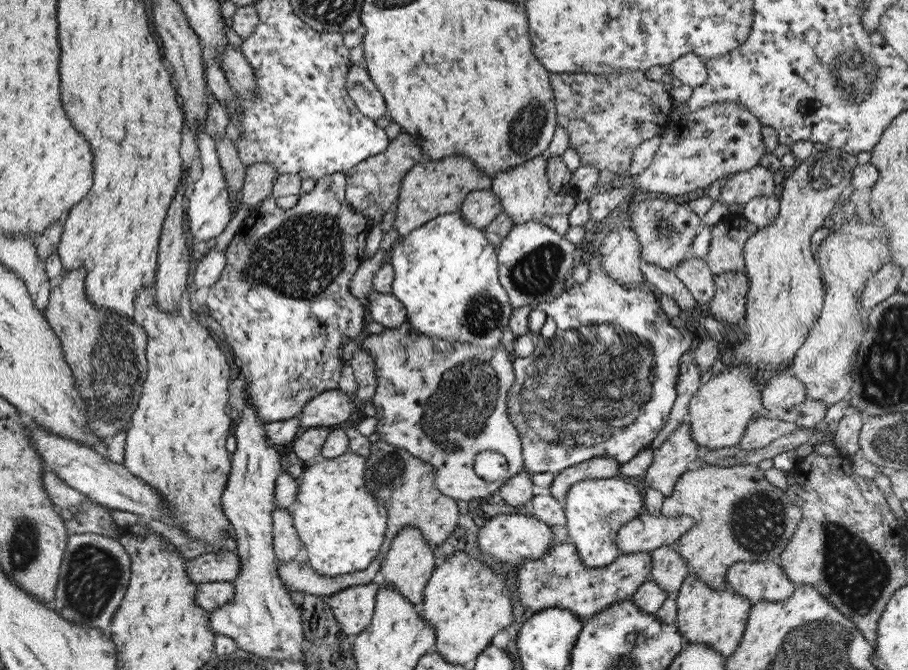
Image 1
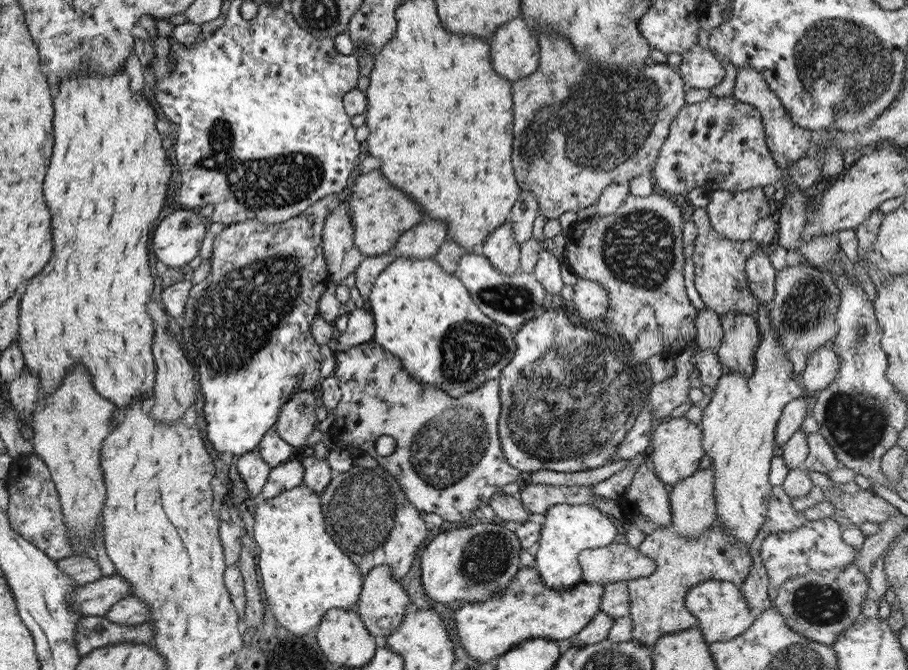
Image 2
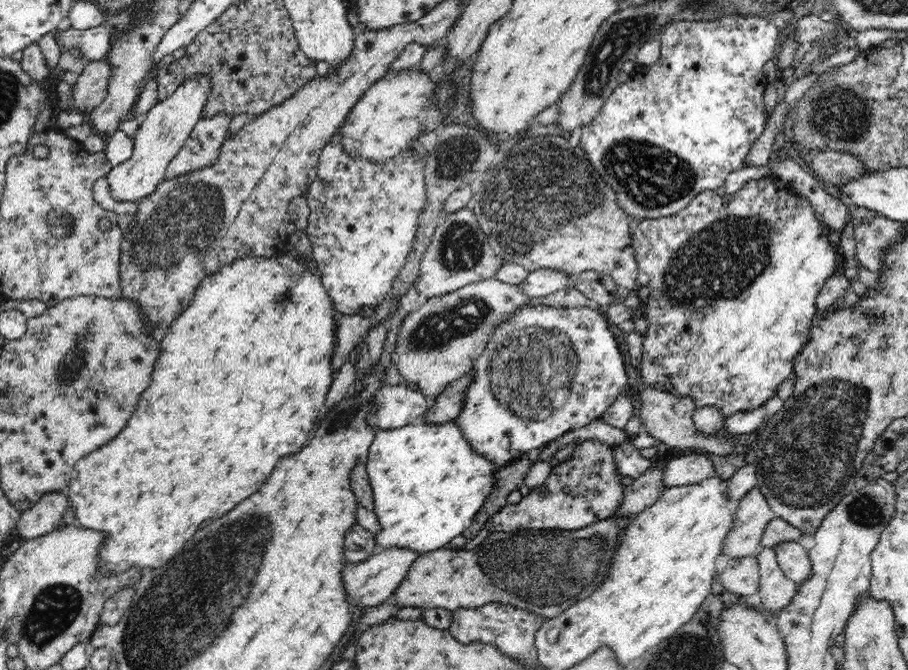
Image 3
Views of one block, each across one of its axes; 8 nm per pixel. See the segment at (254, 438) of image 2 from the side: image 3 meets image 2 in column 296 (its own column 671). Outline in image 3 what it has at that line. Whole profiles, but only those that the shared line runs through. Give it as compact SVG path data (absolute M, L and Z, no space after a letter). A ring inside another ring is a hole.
M771 173L760 179L750 179L742 188L730 195L728 202L715 190L704 189L697 194L680 212L672 216L642 219L636 221L631 230L638 278L635 288L645 312L647 312L648 332L643 334L642 342L642 380L655 389L669 391L678 396L693 398L697 407L717 406L724 416L744 410L754 410L768 400L776 398L778 387L789 378L795 378L795 358L804 350L811 336L811 326L817 320L816 301L826 281L836 273L844 274L844 256L831 242L832 230L820 221L820 216L812 208L810 201L793 184L784 182Z

